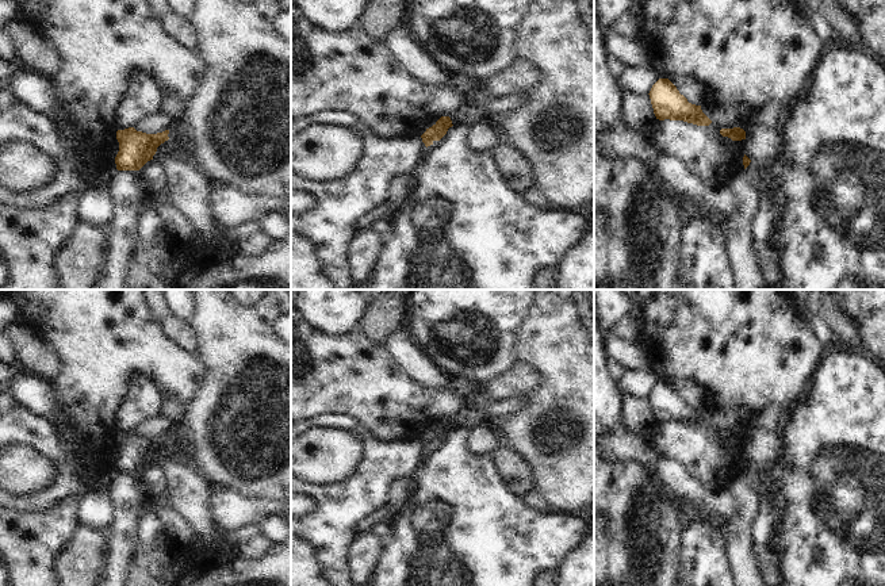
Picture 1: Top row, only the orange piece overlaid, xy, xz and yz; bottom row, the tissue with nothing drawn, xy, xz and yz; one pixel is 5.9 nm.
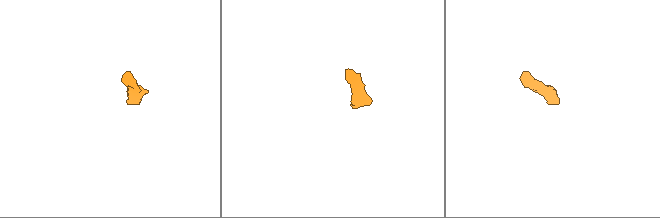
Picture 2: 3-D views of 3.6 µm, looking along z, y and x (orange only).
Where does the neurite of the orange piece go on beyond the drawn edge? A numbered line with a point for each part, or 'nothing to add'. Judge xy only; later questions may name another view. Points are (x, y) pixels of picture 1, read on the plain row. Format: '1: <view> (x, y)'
1: xy (153, 479)

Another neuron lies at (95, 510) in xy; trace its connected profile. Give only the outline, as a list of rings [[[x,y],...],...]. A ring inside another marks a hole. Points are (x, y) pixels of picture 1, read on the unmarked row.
[[[108,490],[87,493],[78,505],[77,522],[89,528],[107,531],[114,518]]]

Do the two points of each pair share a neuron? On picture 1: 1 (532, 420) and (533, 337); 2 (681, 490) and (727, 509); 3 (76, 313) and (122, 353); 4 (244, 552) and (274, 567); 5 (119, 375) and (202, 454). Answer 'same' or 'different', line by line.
1: same
2: same
3: same
4: different
5: different

